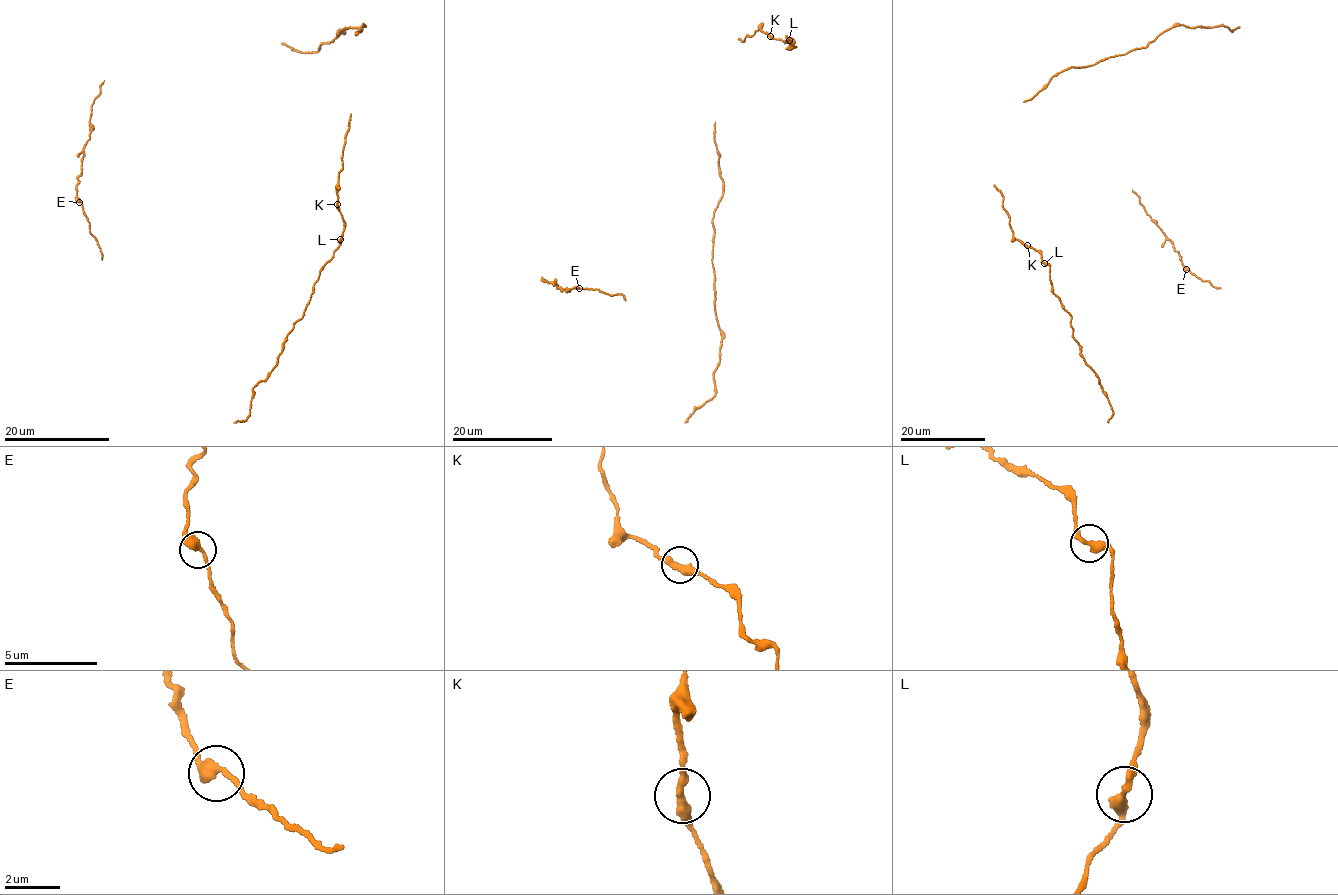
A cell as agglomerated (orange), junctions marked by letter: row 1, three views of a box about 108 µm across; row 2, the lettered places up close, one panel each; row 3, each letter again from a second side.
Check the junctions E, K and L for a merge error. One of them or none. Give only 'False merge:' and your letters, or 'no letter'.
False merge: no letter

